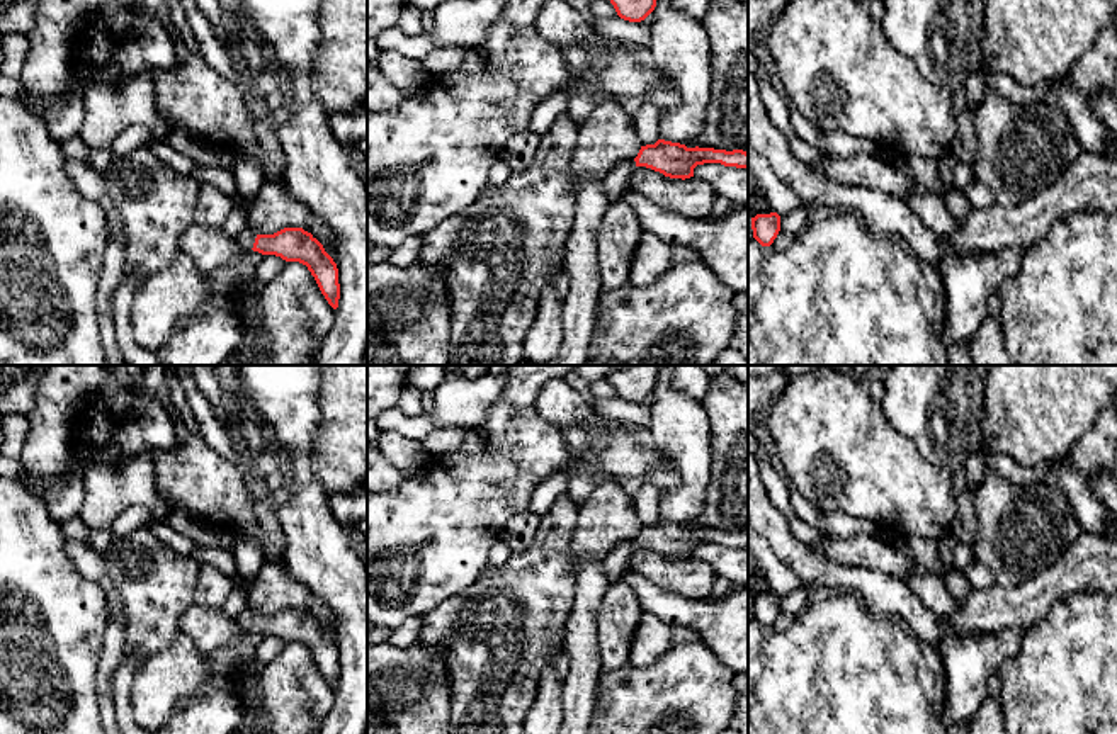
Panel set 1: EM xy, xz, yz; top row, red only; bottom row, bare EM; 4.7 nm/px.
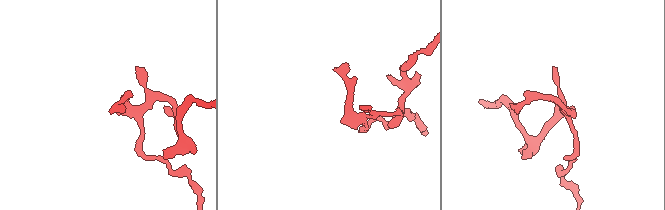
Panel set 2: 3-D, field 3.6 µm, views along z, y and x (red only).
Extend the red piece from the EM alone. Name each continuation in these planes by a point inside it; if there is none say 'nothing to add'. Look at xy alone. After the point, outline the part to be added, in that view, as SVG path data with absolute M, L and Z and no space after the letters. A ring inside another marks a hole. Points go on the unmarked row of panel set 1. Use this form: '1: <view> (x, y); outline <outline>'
1: xy (247, 619); outline M250 608L243 610L243 613L236 618L245 632L253 629L257 613Z

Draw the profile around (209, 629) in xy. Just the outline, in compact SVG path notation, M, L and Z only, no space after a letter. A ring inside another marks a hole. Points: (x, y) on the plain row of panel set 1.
M189 607L179 620L180 634L192 639L202 656L238 639L245 630L236 618L224 613L223 608Z

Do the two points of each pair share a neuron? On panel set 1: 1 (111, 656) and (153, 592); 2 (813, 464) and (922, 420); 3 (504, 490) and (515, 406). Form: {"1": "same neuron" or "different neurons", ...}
{"1": "different neurons", "2": "different neurons", "3": "same neuron"}

